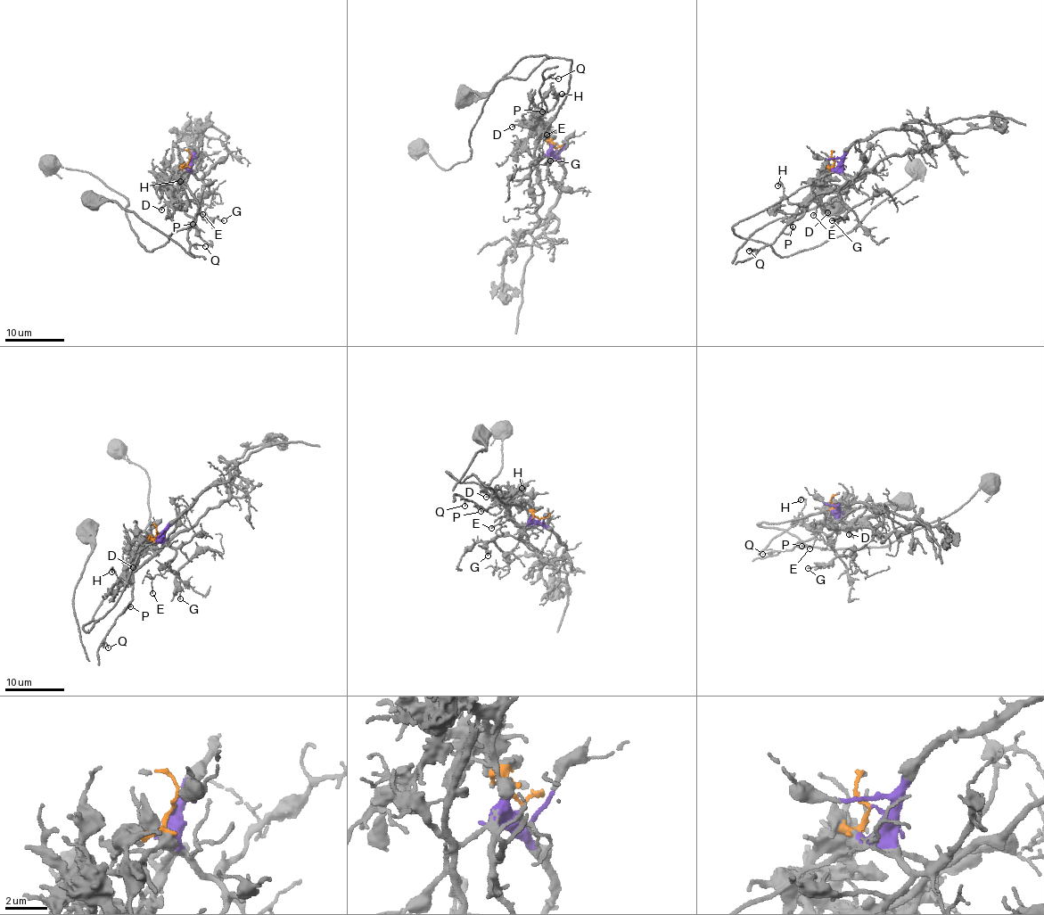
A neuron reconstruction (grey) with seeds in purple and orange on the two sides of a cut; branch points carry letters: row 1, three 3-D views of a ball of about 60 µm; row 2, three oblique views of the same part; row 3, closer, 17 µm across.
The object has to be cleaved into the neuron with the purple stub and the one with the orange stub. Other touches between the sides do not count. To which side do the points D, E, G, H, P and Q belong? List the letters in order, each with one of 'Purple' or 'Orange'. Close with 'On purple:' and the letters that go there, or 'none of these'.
D: Orange
E: Purple
G: Purple
H: Orange
P: Orange
Q: Orange
On purple: E, G

